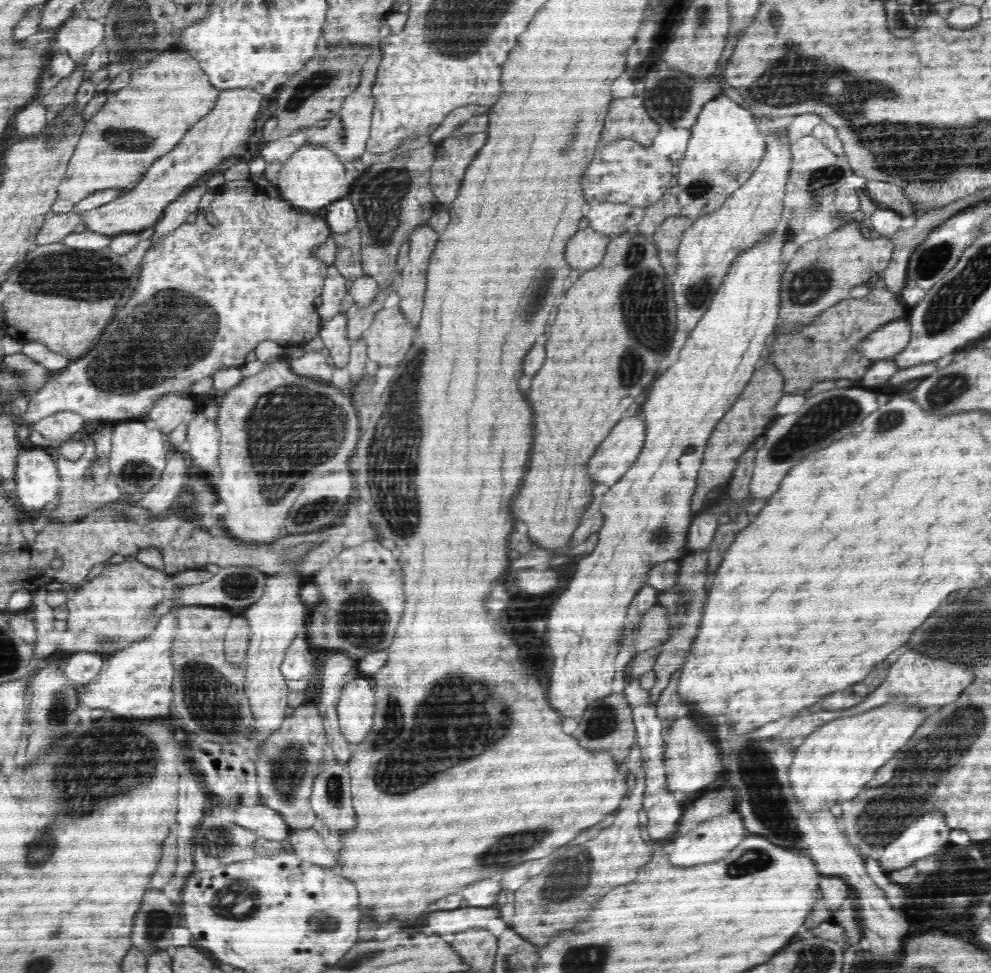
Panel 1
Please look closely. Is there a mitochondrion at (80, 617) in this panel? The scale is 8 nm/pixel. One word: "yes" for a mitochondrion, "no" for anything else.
no

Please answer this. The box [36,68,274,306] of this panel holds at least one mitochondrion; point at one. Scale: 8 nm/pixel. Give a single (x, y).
(129, 139)

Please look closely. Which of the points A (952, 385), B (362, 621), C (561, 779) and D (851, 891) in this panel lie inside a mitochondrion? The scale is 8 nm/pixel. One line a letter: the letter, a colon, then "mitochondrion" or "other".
A: mitochondrion
B: mitochondrion
C: other
D: other

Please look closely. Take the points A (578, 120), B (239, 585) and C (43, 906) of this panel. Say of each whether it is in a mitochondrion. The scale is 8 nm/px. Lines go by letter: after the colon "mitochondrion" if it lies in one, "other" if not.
A: mitochondrion
B: mitochondrion
C: other

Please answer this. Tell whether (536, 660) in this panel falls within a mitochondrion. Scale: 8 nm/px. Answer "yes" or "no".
no

